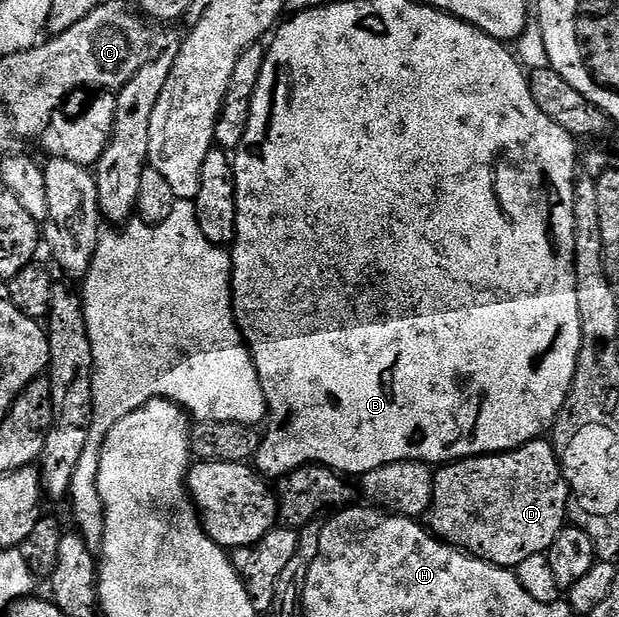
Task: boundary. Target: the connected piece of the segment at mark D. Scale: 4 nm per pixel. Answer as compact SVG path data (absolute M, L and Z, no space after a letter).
M546 439L529 441L509 453L492 453L484 457L465 457L463 461L449 462L434 474L434 498L424 521L431 533L448 545L481 557L493 565L516 567L532 555L546 553L568 525L566 508L572 505L570 486L562 474L560 453Z

